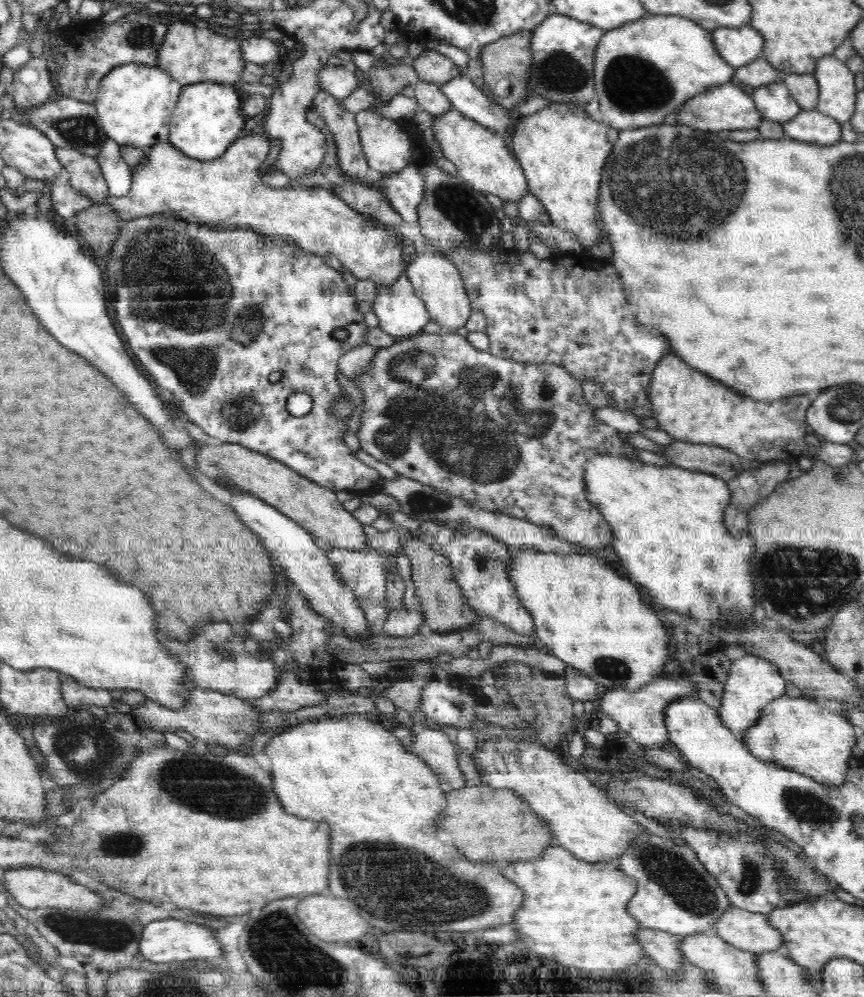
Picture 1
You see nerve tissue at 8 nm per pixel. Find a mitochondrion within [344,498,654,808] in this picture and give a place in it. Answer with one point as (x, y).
(610, 669)

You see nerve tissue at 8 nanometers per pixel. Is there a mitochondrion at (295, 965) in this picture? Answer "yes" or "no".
yes

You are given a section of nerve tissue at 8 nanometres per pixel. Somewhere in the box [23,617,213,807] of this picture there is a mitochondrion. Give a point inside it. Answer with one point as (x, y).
(89, 750)

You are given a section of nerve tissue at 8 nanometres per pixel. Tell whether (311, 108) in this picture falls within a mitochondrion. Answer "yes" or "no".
no

